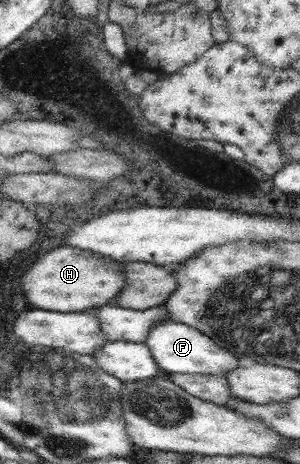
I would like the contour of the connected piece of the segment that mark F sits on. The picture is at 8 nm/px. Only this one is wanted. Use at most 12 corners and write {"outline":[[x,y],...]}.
{"outline":[[159,321],[144,345],[162,374],[242,363],[192,326]]}

